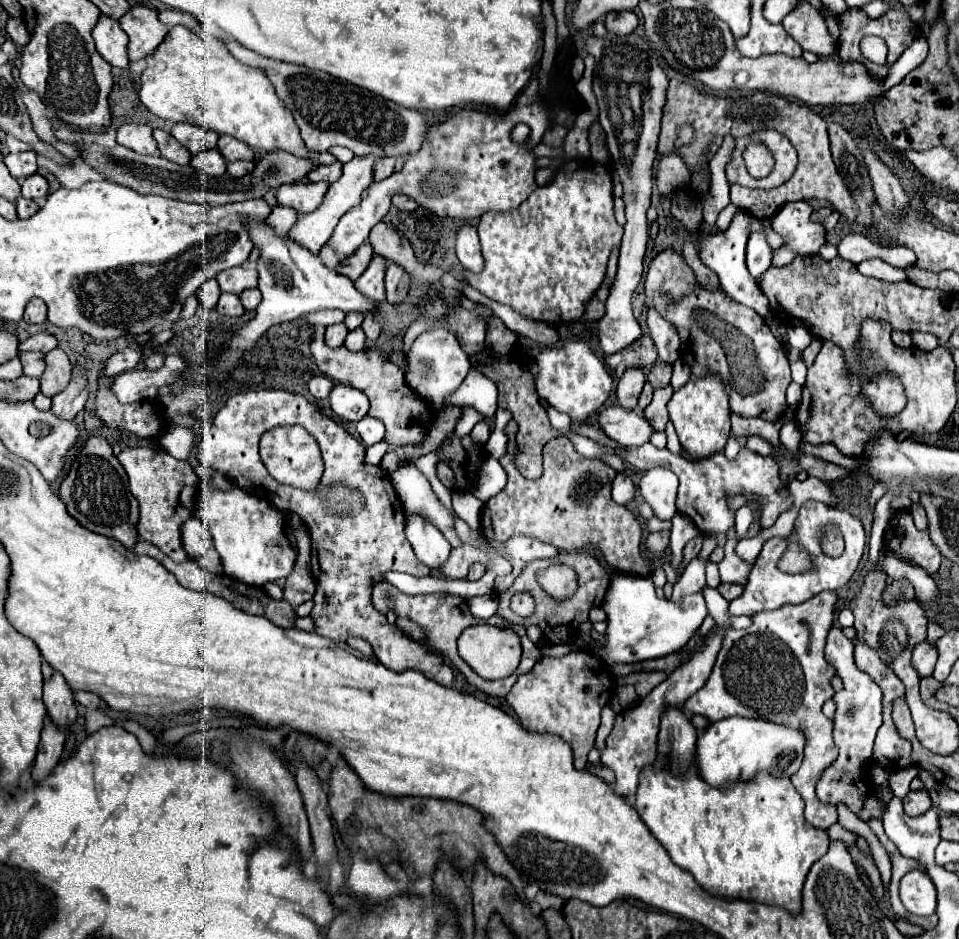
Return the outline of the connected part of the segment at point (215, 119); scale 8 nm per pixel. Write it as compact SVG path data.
M184 25L172 27L162 45L146 57L140 101L166 121L192 123L218 135L230 135L258 153L282 149L288 153L294 151L296 157L318 165L336 161L328 153L312 153L306 149L294 117L286 111L274 85L260 69L236 61L222 39L214 37L214 41L202 41Z

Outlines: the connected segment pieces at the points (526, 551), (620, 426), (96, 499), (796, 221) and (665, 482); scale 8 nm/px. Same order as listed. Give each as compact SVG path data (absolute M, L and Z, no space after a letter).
M512 537L506 545L506 559L514 565L512 573L506 575L506 577L500 577L496 579L496 591L502 593L502 591L508 591L508 587L514 583L514 579L518 579L520 571L526 567L526 563L534 561L534 559L550 559L550 557L556 557L558 555L558 549L548 545L548 543L542 543L538 539L530 539L530 537Z
M606 407L598 413L600 429L622 447L640 447L650 439L652 427L640 411Z
M90 437L84 443L84 449L80 451L80 455L76 457L72 469L68 471L66 479L60 485L60 497L68 507L68 513L86 529L112 537L116 541L120 541L124 547L132 549L138 541L138 531L136 531L136 523L138 523L138 501L136 497L130 493L128 487L128 475L124 471L124 467L120 465L120 461L116 459L116 455L112 453L112 447L108 445L108 441L104 437Z
M806 201L786 203L772 217L772 229L796 255L818 253L818 249L826 243L826 231L820 223L812 221L812 207Z
M666 469L646 471L638 489L658 519L672 519L678 513L676 509L678 477L672 471Z

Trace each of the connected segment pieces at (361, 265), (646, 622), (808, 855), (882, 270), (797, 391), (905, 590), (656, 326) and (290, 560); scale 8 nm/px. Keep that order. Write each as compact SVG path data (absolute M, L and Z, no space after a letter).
M366 241L366 243L360 245L350 257L346 257L346 259L336 267L336 271L338 271L340 275L346 275L348 279L356 281L356 279L364 273L364 269L368 267L372 255L374 255L374 253L372 253L372 247L370 247L370 243Z
M614 573L610 587L606 591L602 607L608 607L608 627L604 633L604 643L596 647L582 639L572 639L578 649L598 655L608 665L616 663L636 663L646 659L656 659L680 651L688 639L698 631L704 617L708 615L706 601L702 593L686 595L680 603L656 597L654 583L650 577L636 577L626 573Z
M656 759L654 765L646 765L640 773L636 811L650 827L654 837L666 847L672 861L690 871L706 891L724 899L748 899L780 905L796 913L802 905L804 879L812 863L818 861L830 845L830 837L824 829L816 829L806 823L802 815L802 797L790 783L790 777L778 779L766 771L756 773L750 781L736 781L728 787L716 789L700 777L696 761L690 763L690 775L682 775L682 779L678 779L678 775L658 771Z
M870 259L870 261L862 261L858 265L858 271L866 277L876 277L880 281L890 281L890 283L898 283L898 281L906 281L906 273L898 267L888 265L882 259Z
M791 382L786 392L786 399L788 406L796 407L801 401L802 397L802 386Z
M906 579L893 581L888 584L884 592L884 601L891 605L896 599L912 600L915 598L913 586Z
M654 309L648 311L648 331L656 349L658 349L658 357L664 363L674 365L674 361L680 358L680 339L678 339L678 331L664 321Z
M202 487L196 497L196 515L208 519L214 547L228 577L246 585L262 587L264 583L288 577L292 573L296 551L286 537L286 519L268 501L262 501L238 487Z

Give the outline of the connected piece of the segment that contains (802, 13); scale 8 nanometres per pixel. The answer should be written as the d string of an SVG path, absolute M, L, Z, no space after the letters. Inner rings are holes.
M802 1L792 13L788 13L782 25L802 49L816 53L818 57L828 57L836 51L836 43L830 37L824 19L808 1Z

